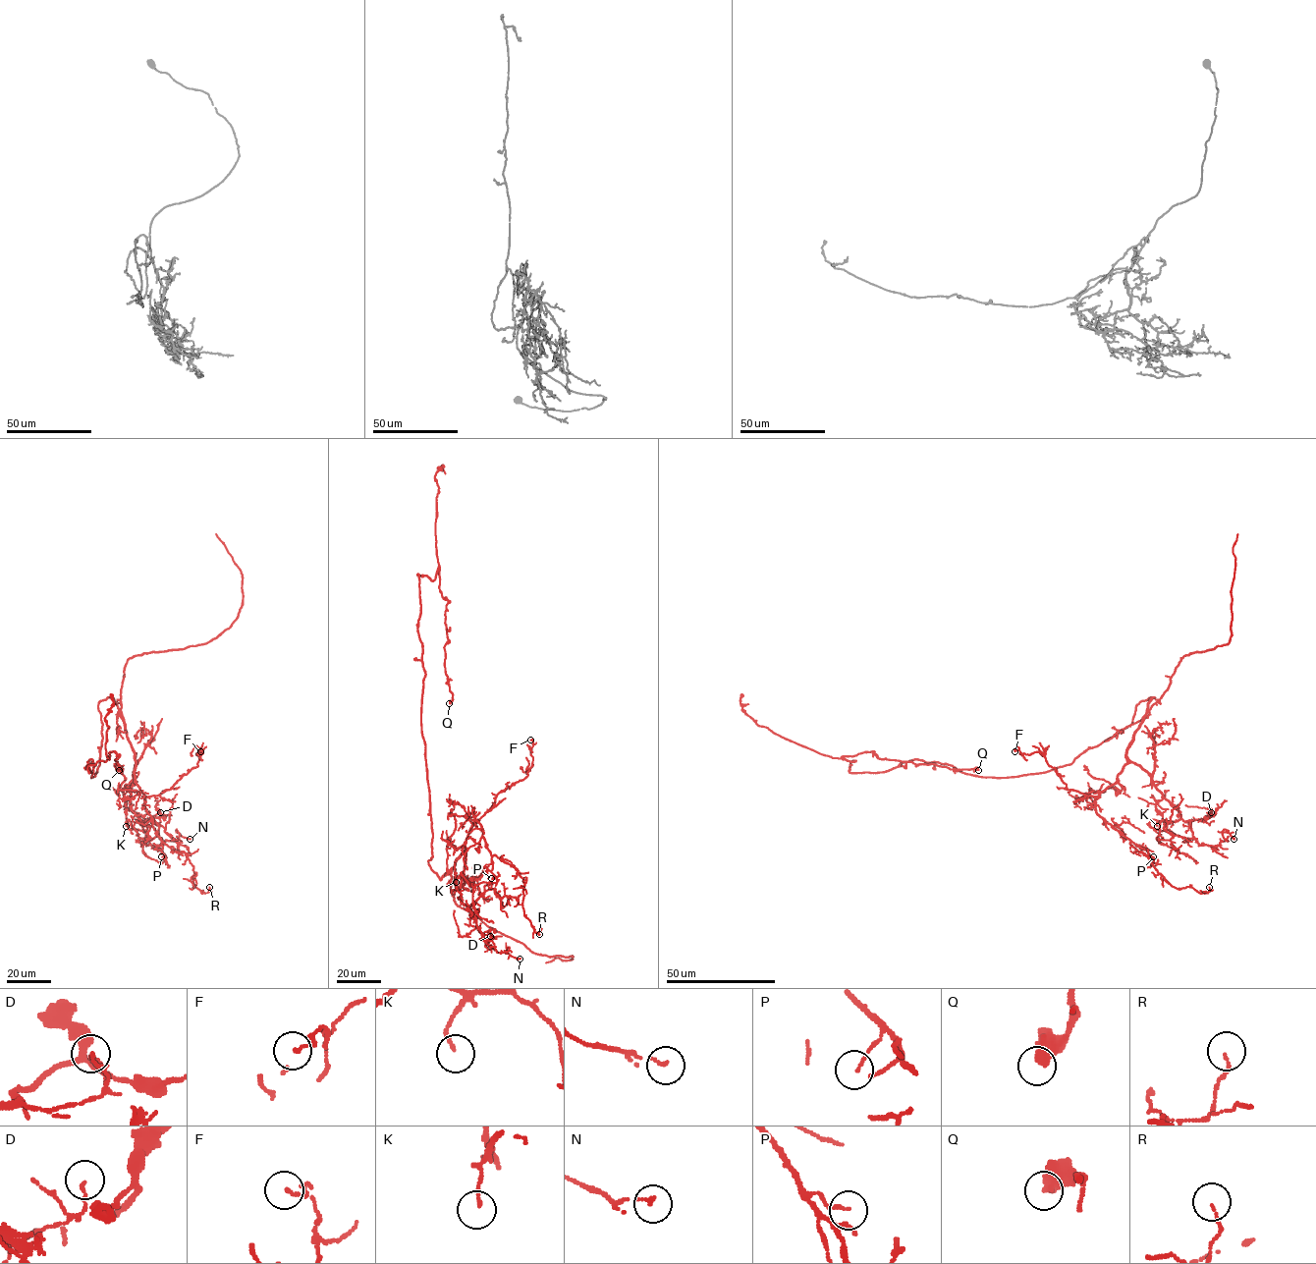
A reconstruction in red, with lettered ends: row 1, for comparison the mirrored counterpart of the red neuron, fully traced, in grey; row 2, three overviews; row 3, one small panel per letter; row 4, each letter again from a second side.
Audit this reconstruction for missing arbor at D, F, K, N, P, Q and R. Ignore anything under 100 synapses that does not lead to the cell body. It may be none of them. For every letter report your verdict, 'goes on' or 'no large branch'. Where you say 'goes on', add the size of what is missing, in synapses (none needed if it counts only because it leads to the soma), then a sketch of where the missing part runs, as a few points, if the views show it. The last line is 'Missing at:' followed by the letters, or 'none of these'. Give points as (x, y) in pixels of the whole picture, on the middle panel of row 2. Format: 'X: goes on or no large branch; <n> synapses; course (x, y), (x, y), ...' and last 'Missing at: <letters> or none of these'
D: no large branch
F: no large branch
K: no large branch
N: no large branch
P: no large branch
Q: no large branch
R: no large branch
Missing at: none of these

